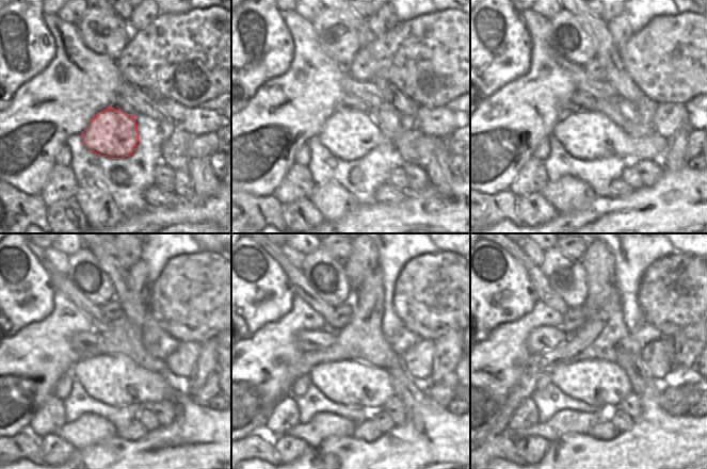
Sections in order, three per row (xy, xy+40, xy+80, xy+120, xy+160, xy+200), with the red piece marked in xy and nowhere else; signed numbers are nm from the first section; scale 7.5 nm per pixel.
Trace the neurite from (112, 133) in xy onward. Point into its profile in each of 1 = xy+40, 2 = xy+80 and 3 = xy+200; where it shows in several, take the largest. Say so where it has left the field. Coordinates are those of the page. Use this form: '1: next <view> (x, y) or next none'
1: next xy+40 (348, 134)
2: next xy+80 (590, 135)
3: next xy+200 (598, 383)

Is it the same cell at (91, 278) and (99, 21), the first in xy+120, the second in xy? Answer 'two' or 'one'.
one

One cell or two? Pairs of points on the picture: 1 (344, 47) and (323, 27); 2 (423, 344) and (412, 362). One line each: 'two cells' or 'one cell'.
1: one cell
2: one cell

